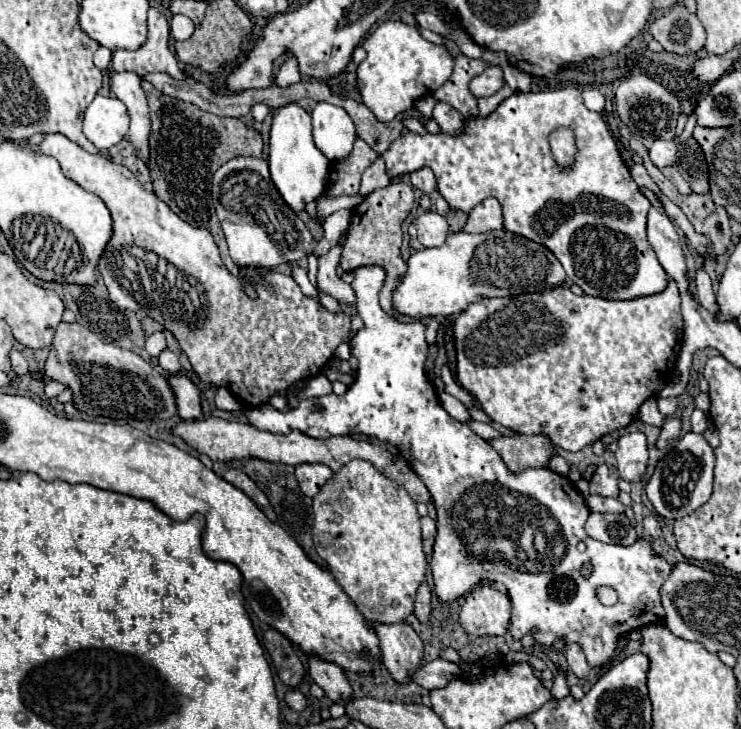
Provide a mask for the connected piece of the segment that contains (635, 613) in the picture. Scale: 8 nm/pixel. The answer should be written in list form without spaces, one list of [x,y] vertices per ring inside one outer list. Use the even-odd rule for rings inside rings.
[[[359,267],[355,269],[355,279],[351,283],[353,291],[355,291],[355,297],[357,297],[357,313],[361,315],[363,319],[363,329],[359,329],[349,345],[351,345],[351,353],[359,359],[359,369],[357,369],[357,377],[355,377],[355,383],[347,389],[345,395],[325,395],[325,397],[315,397],[315,399],[303,399],[299,401],[299,405],[295,409],[285,409],[285,411],[277,411],[275,407],[271,405],[263,405],[263,407],[257,407],[257,409],[247,409],[243,411],[247,421],[263,431],[271,431],[271,433],[287,433],[287,431],[303,431],[305,435],[309,437],[317,437],[317,439],[327,439],[327,437],[333,437],[333,435],[353,435],[353,433],[363,433],[367,437],[375,437],[379,441],[385,441],[385,443],[391,443],[393,447],[397,447],[397,451],[401,451],[403,459],[411,465],[411,469],[419,475],[419,479],[427,485],[429,493],[431,493],[431,499],[433,499],[433,505],[437,509],[437,535],[435,535],[435,545],[433,545],[433,553],[431,553],[431,561],[429,561],[429,567],[431,567],[431,573],[433,573],[433,581],[435,581],[435,595],[439,599],[441,605],[451,605],[453,601],[457,601],[459,597],[465,597],[473,587],[489,581],[489,583],[501,583],[505,585],[507,593],[509,593],[509,599],[511,599],[511,625],[509,625],[509,633],[515,637],[515,639],[521,639],[527,631],[531,629],[537,629],[541,633],[535,635],[535,641],[545,645],[545,647],[551,647],[553,641],[559,637],[559,635],[565,635],[567,643],[579,643],[587,655],[587,661],[591,667],[599,667],[603,663],[607,663],[613,653],[615,653],[615,647],[617,647],[617,639],[633,629],[641,629],[649,623],[659,623],[663,621],[663,607],[661,607],[661,599],[659,599],[659,587],[663,585],[663,581],[667,579],[669,571],[671,571],[671,565],[659,557],[651,545],[645,541],[645,539],[637,539],[633,545],[629,547],[623,547],[623,545],[607,545],[607,543],[601,543],[601,541],[595,541],[591,539],[587,533],[585,533],[585,521],[587,521],[587,515],[589,515],[589,507],[581,495],[581,491],[571,485],[571,481],[565,477],[565,475],[559,475],[547,467],[529,467],[525,471],[519,471],[519,473],[513,473],[501,459],[501,455],[485,441],[481,439],[477,433],[473,433],[469,429],[469,425],[463,425],[463,423],[457,423],[455,419],[449,417],[449,413],[441,407],[439,399],[437,399],[437,393],[431,385],[431,381],[427,379],[425,375],[425,359],[427,359],[427,341],[425,341],[425,323],[417,321],[417,323],[399,323],[397,319],[389,317],[381,307],[379,307],[379,291],[385,283],[385,271],[381,267]],[[315,405],[321,405],[323,411],[313,411]],[[579,541],[585,541],[587,545],[587,551],[577,551],[577,543]],[[599,587],[613,587],[619,595],[619,601],[611,607],[605,607],[603,603],[599,603],[599,597],[597,597],[597,589]]]

